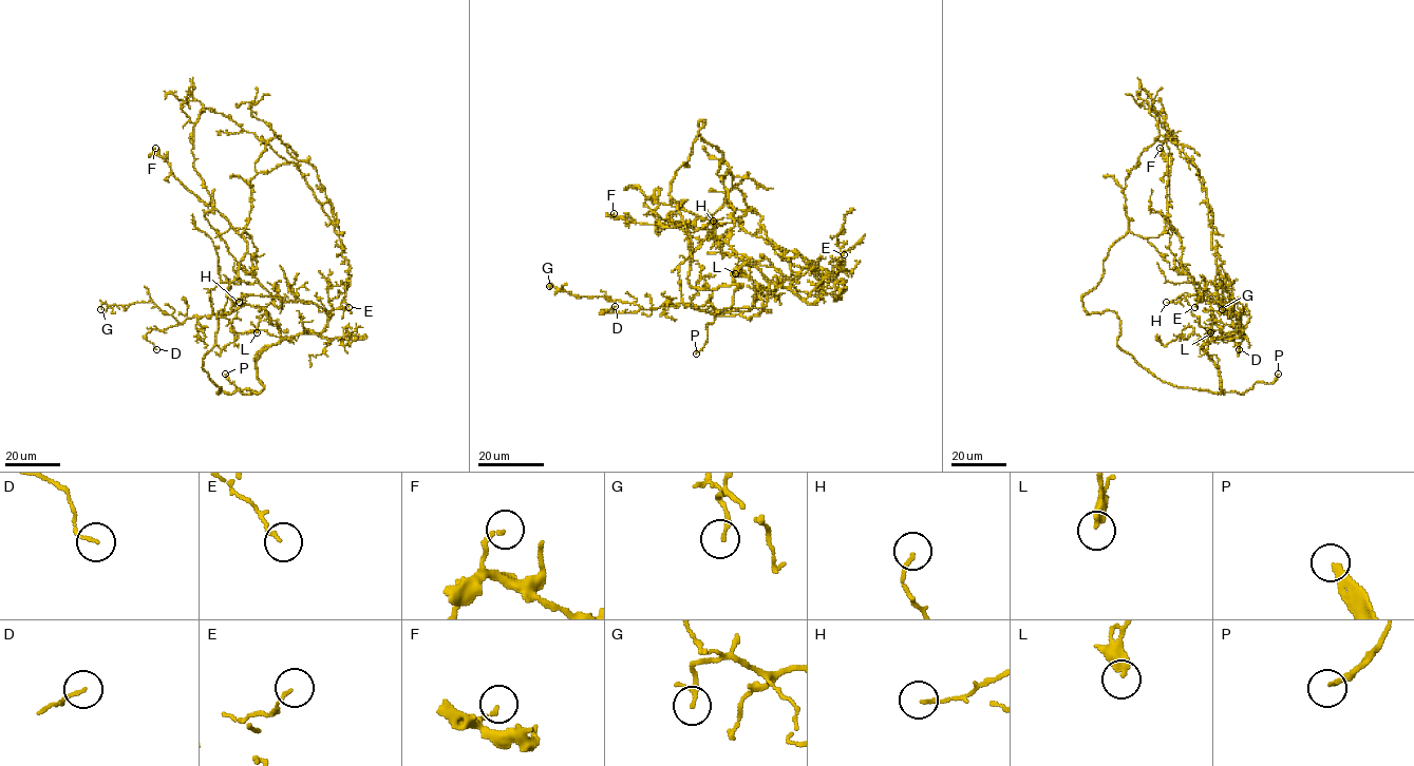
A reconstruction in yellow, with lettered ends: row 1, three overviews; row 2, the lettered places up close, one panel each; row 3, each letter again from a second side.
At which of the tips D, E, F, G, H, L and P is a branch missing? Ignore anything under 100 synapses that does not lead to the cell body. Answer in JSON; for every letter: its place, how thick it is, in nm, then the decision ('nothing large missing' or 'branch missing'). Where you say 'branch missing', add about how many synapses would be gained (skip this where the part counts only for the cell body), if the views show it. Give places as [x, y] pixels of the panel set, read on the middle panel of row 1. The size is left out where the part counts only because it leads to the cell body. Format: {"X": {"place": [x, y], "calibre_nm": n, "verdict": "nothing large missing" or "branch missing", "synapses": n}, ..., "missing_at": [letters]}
{"D": {"place": [615, 306], "calibre_nm": 130, "verdict": "nothing large missing"}, "E": {"place": [844, 254], "calibre_nm": 110, "verdict": "nothing large missing"}, "F": {"place": [614, 213], "calibre_nm": 140, "verdict": "nothing large missing"}, "G": {"place": [549, 286], "calibre_nm": 140, "verdict": "nothing large missing"}, "H": {"place": [713, 221], "calibre_nm": 130, "verdict": "nothing large missing"}, "L": {"place": [735, 273], "calibre_nm": 360, "verdict": "nothing large missing"}, "P": {"place": [696, 353], "calibre_nm": 240, "verdict": "branch missing"}, "missing_at": ["P"]}

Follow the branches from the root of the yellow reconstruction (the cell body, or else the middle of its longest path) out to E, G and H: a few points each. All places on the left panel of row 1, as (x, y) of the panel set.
E: (344, 294), (341, 307), (333, 309), (327, 299), (327, 289), (343, 282), (343, 301), (349, 307)
G: (344, 294), (321, 332), (287, 339), (265, 311), (247, 305), (183, 323), (151, 301), (100, 309)
H: (344, 294), (341, 307), (328, 311), (309, 301), (283, 301), (267, 295), (244, 294), (239, 302)

